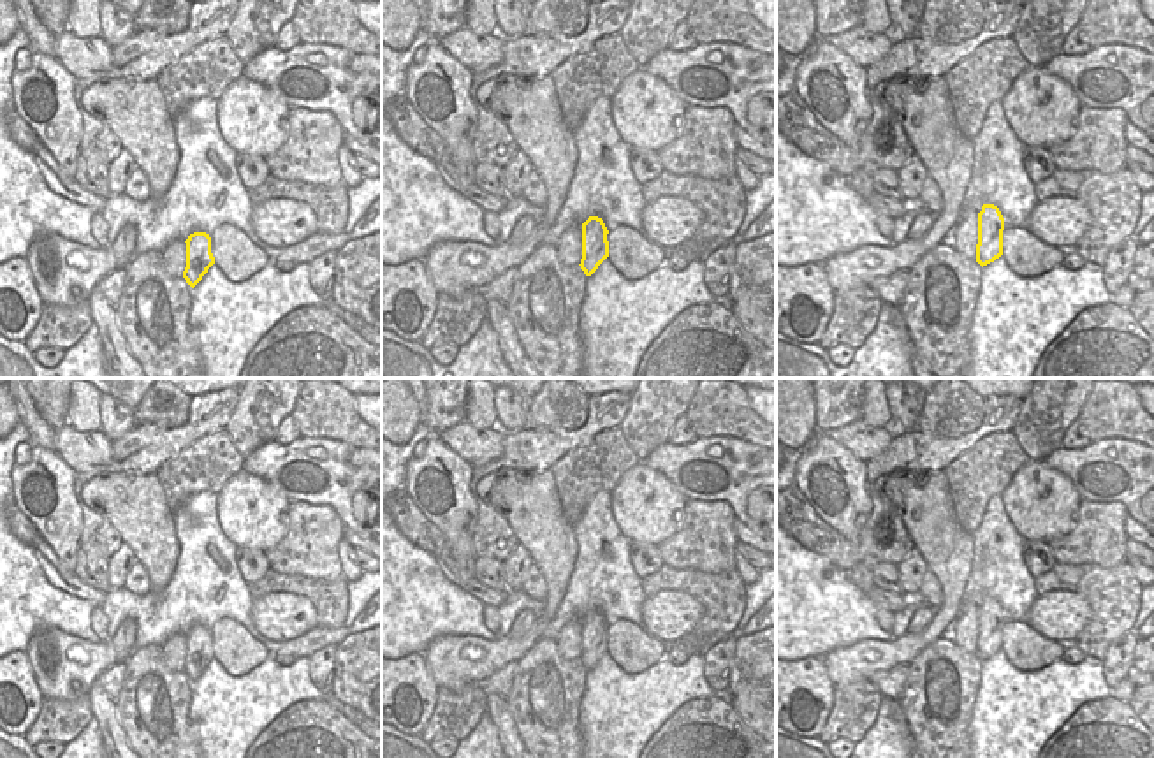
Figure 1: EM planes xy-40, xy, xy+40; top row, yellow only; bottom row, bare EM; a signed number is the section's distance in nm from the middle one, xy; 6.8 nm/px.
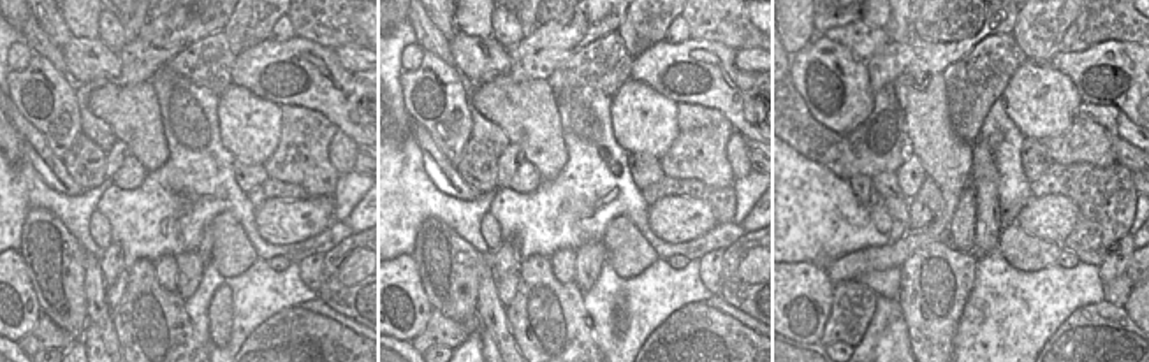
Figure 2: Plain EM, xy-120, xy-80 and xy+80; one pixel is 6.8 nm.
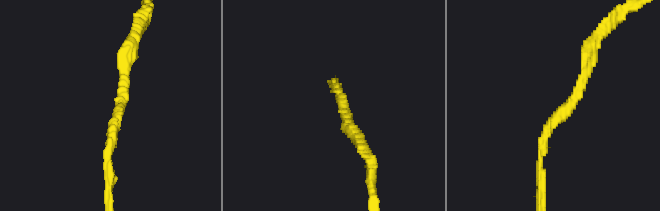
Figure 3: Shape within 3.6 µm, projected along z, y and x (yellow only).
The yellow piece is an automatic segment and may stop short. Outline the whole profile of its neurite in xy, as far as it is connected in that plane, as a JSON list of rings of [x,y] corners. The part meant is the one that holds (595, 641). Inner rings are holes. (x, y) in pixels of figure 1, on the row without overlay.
[[[589,610],[582,617],[582,652],[579,660],[586,670],[591,670],[609,651],[607,628],[609,624],[598,610]]]

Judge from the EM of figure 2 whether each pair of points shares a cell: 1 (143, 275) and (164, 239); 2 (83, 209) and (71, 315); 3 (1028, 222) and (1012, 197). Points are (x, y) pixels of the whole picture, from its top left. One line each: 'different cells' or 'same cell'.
1: different cells
2: different cells
3: different cells

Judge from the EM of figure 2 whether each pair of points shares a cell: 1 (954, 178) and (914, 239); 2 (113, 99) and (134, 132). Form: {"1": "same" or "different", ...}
{"1": "same", "2": "same"}

